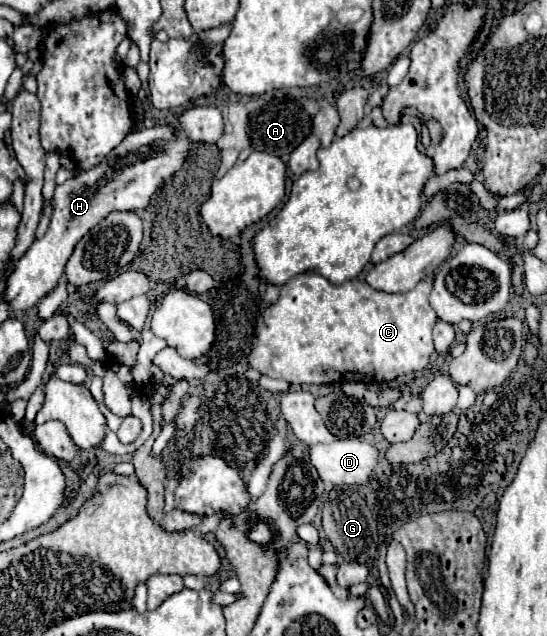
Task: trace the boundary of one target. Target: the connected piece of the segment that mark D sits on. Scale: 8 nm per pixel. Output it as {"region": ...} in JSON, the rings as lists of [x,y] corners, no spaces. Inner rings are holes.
{"region":[[[358,438],[334,440],[330,444],[310,446],[310,464],[316,468],[316,472],[324,484],[334,484],[334,486],[364,484],[372,476],[376,464],[378,464],[378,450],[372,444],[362,442]]]}

